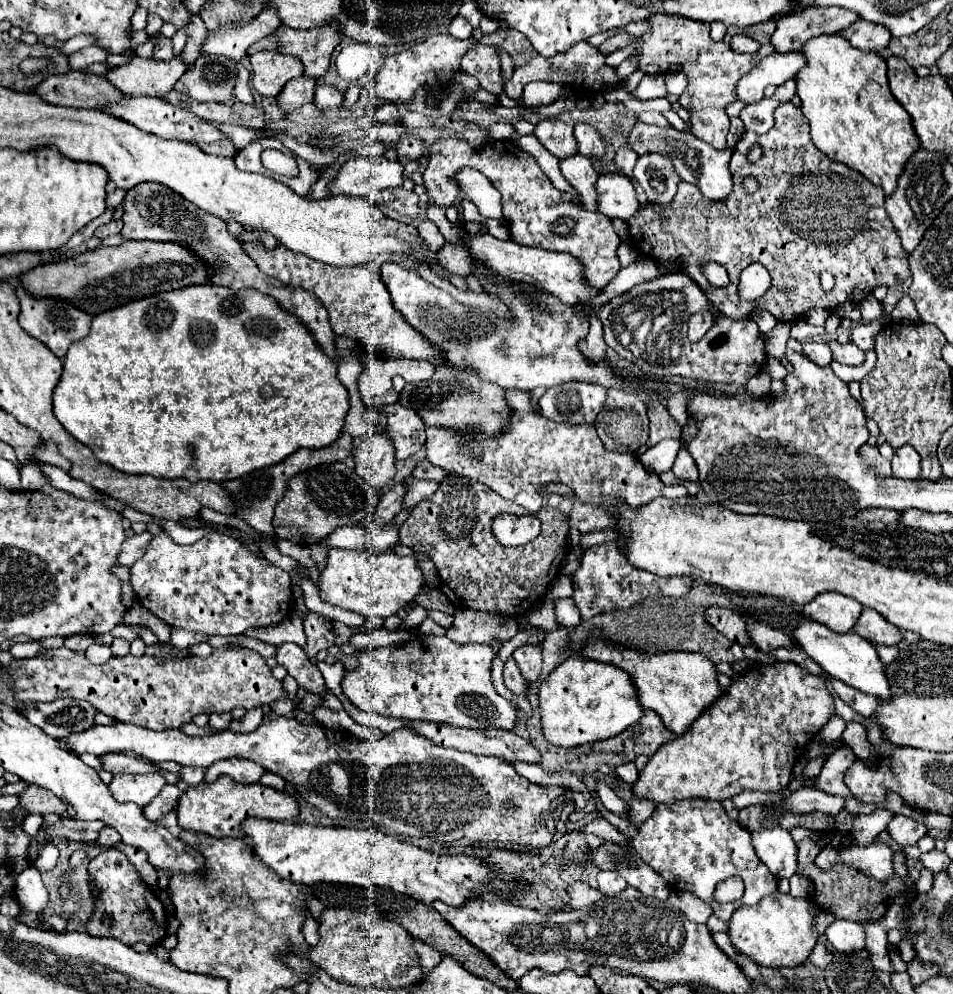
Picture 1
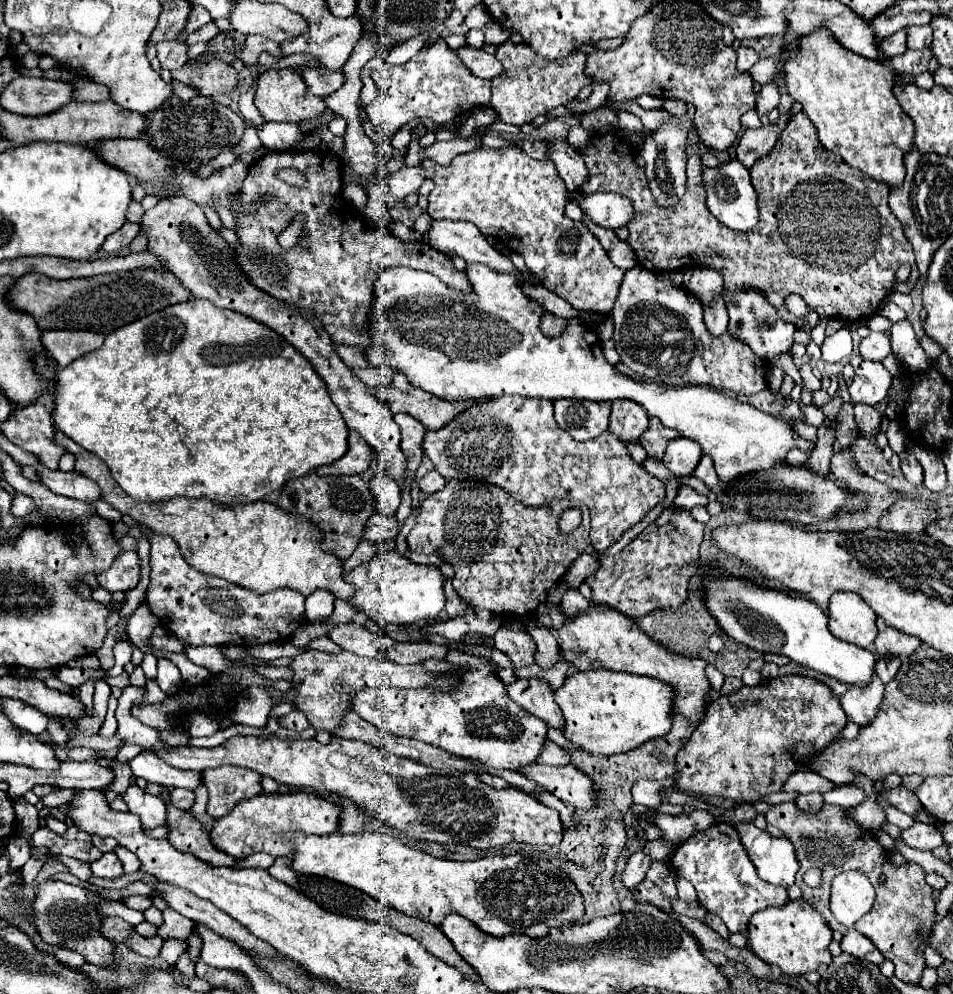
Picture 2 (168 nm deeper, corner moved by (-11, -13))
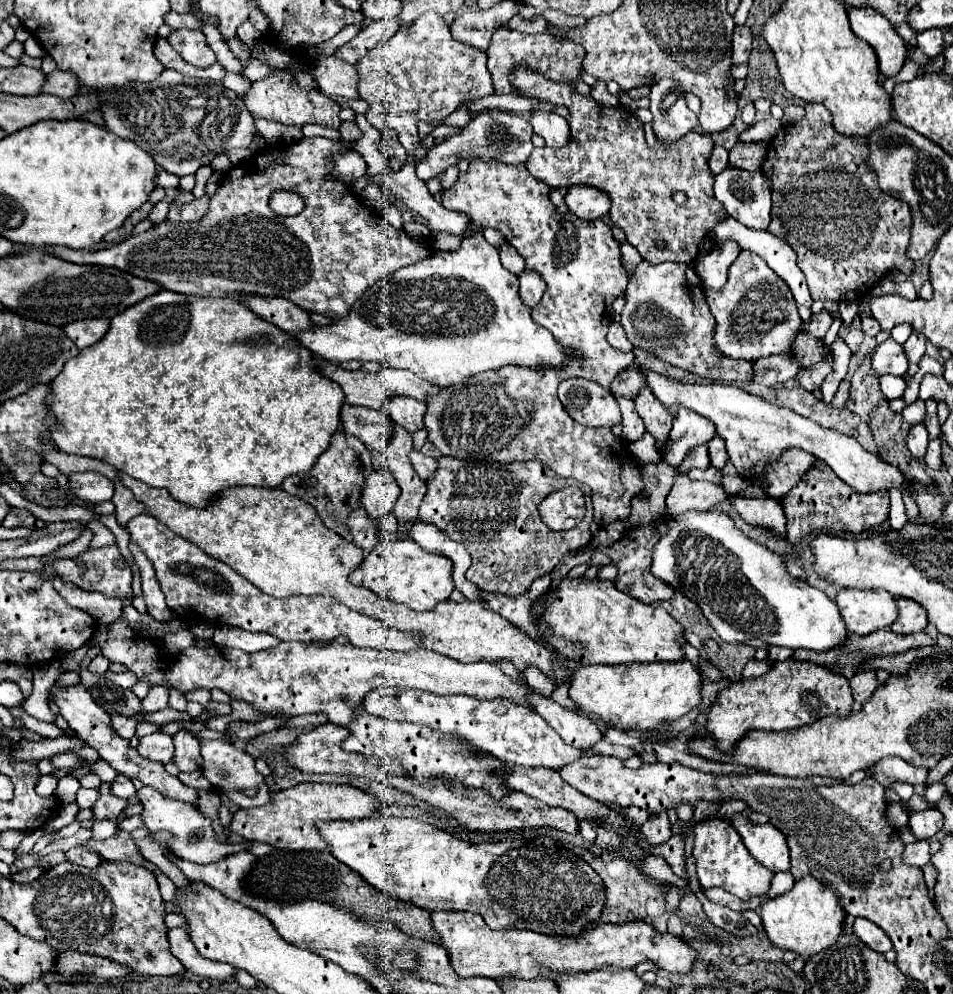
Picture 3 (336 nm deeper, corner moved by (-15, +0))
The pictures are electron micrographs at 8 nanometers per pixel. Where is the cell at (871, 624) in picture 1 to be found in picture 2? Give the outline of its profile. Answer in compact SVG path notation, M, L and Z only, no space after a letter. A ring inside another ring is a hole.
M881 618L877 620L877 628L879 628L879 634L875 640L875 650L881 656L907 656L921 646L919 638L897 632L895 628L887 626Z

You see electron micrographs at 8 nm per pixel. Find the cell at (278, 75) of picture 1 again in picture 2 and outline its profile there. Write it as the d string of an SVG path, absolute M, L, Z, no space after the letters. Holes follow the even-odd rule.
M293 68L285 70L269 70L259 76L255 106L265 122L305 122L315 120L325 114L325 102L317 96L309 96L301 76Z

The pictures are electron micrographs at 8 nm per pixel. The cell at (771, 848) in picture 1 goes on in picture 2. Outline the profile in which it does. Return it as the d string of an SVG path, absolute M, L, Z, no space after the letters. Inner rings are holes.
M739 822L735 830L761 880L775 886L791 886L795 882L799 864L789 840L775 838L767 830L755 828L751 822Z

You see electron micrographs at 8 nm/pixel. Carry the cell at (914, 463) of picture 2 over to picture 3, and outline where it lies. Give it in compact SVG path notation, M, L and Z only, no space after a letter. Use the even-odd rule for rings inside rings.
M923 423L911 425L909 433L907 433L907 449L911 451L913 459L923 459L925 451L927 451L927 429Z

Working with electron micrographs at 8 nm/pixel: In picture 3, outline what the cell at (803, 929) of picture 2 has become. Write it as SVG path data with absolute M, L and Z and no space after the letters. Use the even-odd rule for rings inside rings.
M811 875L799 879L791 891L765 901L761 907L761 921L769 941L775 947L793 951L801 957L817 955L831 947L843 931L843 917L845 913L837 903L835 893Z

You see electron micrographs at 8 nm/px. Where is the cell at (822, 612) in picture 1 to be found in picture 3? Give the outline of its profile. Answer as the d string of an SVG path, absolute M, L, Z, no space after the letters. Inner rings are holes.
M841 589L837 607L845 627L855 635L869 635L897 619L895 597L883 589Z

